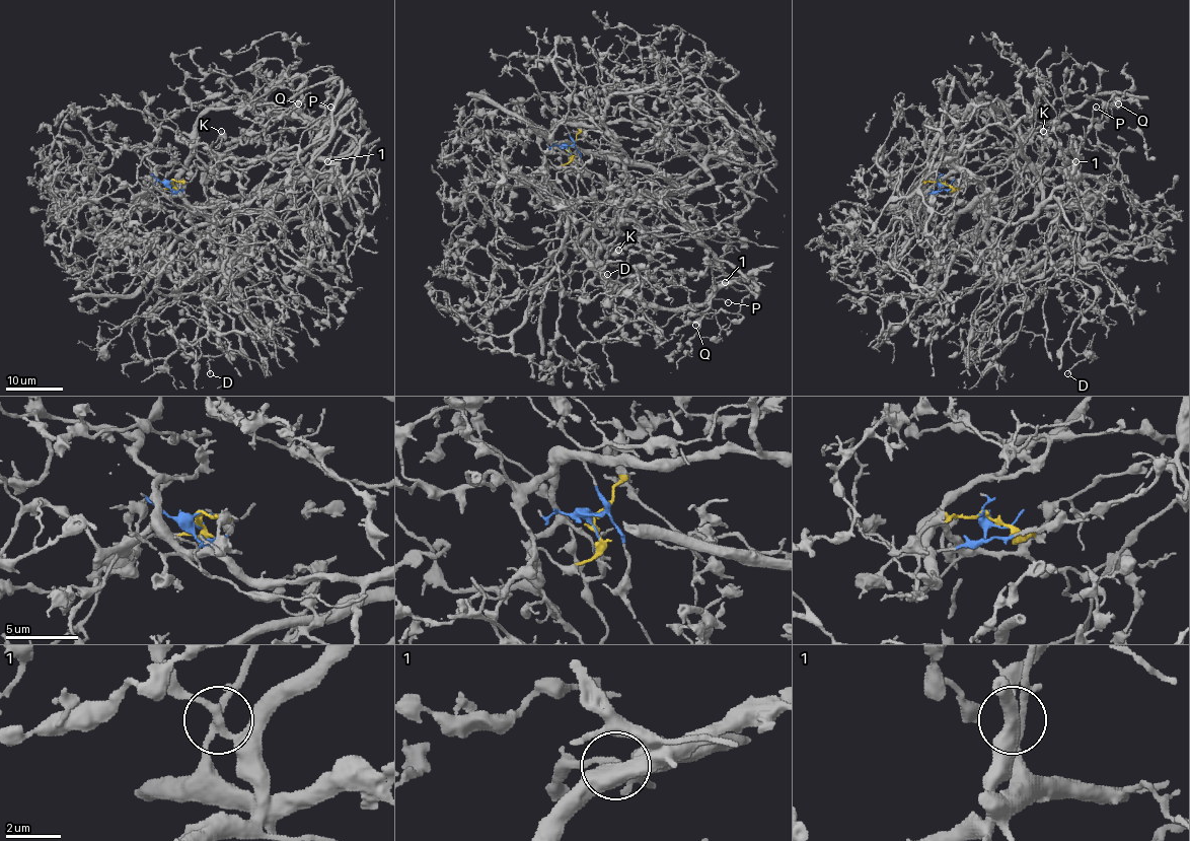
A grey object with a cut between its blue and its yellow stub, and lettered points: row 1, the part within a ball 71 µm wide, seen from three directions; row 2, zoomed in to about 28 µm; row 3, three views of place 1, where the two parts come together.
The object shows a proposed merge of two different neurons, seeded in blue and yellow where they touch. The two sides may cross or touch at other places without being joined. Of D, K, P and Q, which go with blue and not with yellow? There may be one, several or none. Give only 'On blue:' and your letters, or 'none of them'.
On blue: D

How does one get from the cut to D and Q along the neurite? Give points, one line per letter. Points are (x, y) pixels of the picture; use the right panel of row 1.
D: (941, 184), (1020, 156), (1047, 205), (1095, 198), (1067, 271), (1095, 292), (1068, 336), (1089, 355), (1067, 374)
Q: (941, 184), (921, 182), (914, 206), (961, 171), (990, 216), (1026, 219), (1119, 104)

